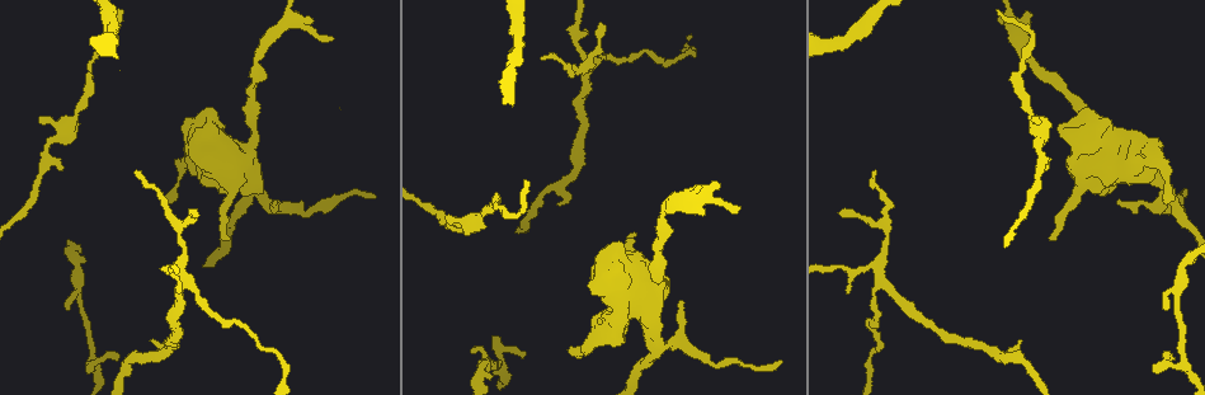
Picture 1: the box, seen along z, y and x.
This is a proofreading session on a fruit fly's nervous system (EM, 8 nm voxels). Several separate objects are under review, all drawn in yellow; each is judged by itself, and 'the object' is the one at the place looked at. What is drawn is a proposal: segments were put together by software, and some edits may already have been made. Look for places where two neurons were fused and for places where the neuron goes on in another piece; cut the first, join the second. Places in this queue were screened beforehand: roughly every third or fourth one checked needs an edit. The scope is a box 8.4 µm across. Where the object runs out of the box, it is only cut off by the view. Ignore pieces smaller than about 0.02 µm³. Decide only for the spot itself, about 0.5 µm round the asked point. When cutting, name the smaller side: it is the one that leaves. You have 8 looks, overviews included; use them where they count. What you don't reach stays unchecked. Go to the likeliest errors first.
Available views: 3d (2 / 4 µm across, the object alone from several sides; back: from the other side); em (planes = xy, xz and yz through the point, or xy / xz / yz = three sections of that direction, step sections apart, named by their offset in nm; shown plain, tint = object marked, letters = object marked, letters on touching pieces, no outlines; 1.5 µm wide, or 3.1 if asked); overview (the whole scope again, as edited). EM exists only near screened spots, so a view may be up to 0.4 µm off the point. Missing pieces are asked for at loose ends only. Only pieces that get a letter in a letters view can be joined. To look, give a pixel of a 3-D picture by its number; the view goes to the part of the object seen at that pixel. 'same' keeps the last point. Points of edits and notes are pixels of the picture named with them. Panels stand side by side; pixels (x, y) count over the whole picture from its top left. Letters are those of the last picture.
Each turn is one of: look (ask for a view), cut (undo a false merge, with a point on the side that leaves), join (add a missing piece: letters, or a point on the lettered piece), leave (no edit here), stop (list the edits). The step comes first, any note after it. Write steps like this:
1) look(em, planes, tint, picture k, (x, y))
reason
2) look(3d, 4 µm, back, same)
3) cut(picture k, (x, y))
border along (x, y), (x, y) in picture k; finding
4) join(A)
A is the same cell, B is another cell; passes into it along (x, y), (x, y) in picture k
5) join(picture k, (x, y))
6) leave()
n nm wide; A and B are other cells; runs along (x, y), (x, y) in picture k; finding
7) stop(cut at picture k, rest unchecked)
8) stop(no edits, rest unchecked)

look(em, yz, step 4, tint, picture 1, (224, 239))
an open end

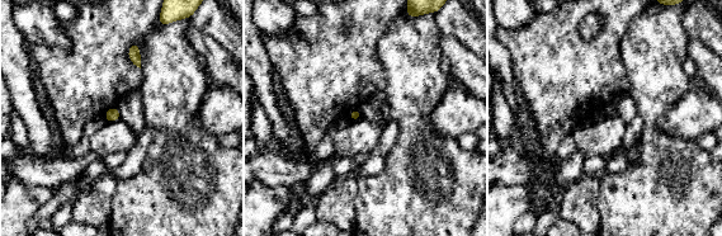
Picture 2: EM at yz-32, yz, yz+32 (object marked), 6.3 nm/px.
look(em, planes, letters, same)
another direction

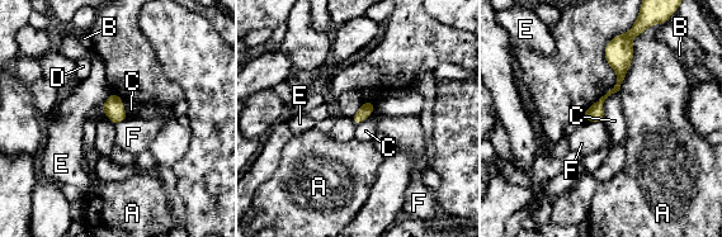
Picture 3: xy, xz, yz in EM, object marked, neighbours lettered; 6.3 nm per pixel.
leave()
A, B, C, D, E and F are other cells; border along (618, 90), (605, 99), (602, 121) in picture 3; none of them fits

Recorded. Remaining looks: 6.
look(3d, 4 µm, picture 1, (1184, 366))
abrupt turn

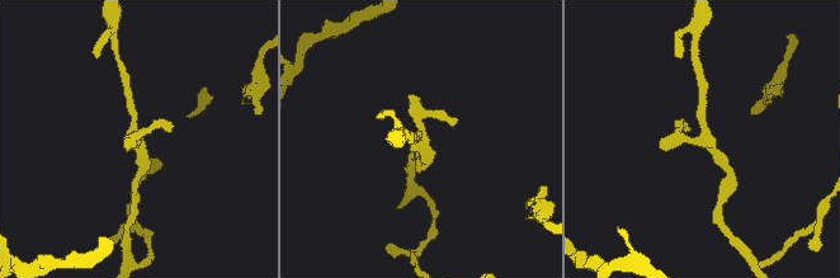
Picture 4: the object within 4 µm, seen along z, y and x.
look(em, planes, letters, picture 4, (420, 139))
shape alone is not enough

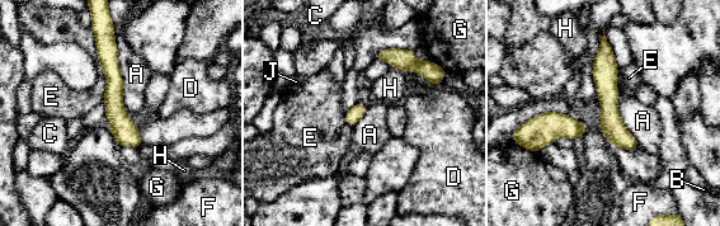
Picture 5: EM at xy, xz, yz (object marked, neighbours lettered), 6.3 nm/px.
leave()
100 nm wide; A touches over 480 nm; A, B, C, D, E, F, G, H and J are other cells; continuous, no second neuron

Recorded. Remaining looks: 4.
look(3d, 4 µm, picture 1, (178, 291))
branch stops here

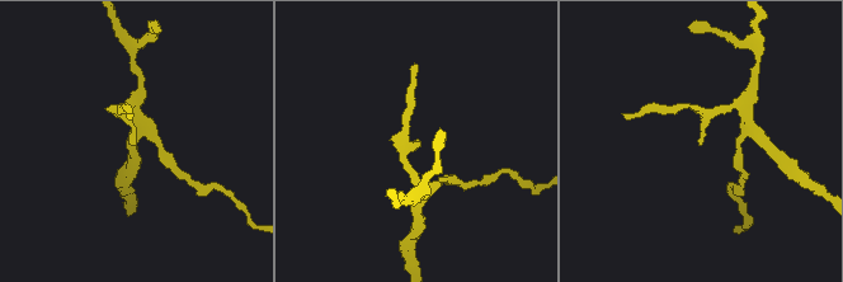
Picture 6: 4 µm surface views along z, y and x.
look(em, planes, letters, picture 6, (416, 142))

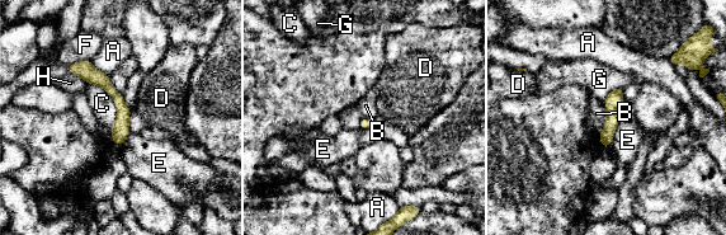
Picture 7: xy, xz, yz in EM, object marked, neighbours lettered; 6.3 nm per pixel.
leave()
A, B, C, D, E, F, G and H are other cells; border along (604, 102), (606, 121), (598, 135) in picture 7; no lettered piece goes on from it

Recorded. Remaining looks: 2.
stop(no edits, rest unchecked)

